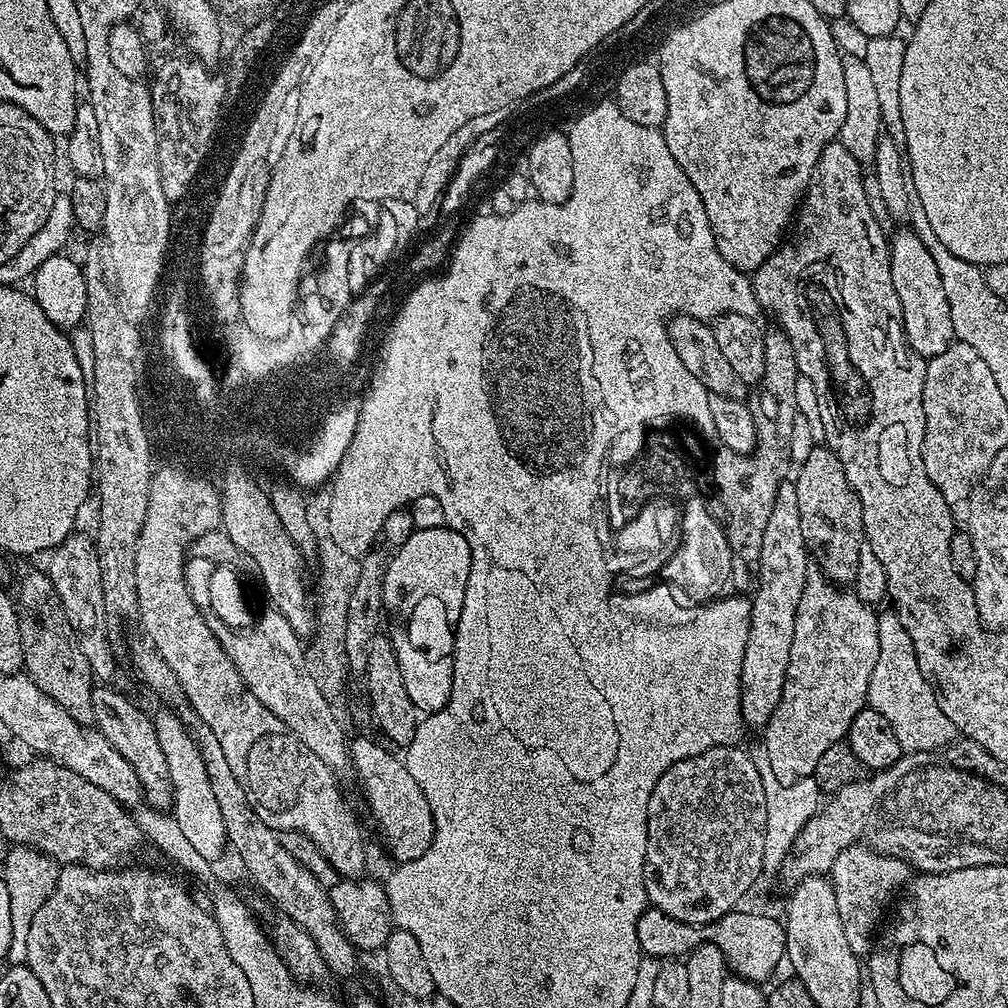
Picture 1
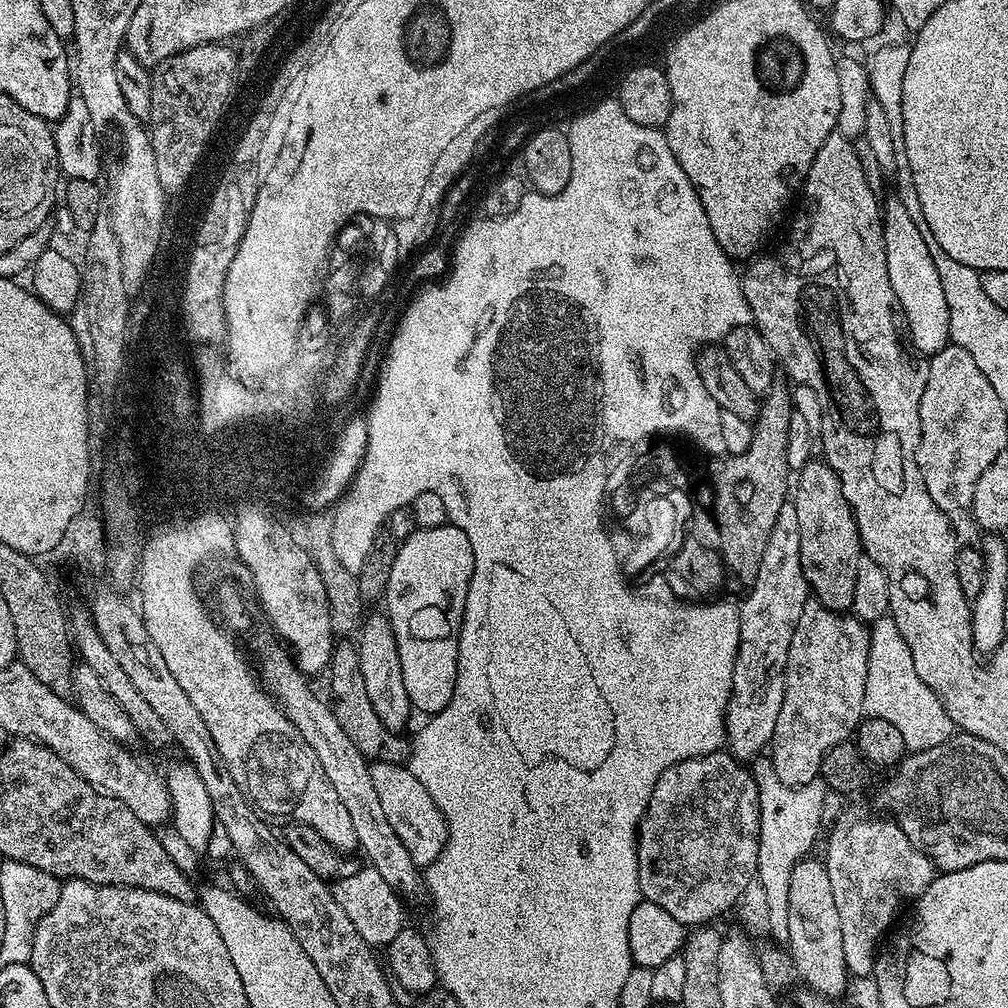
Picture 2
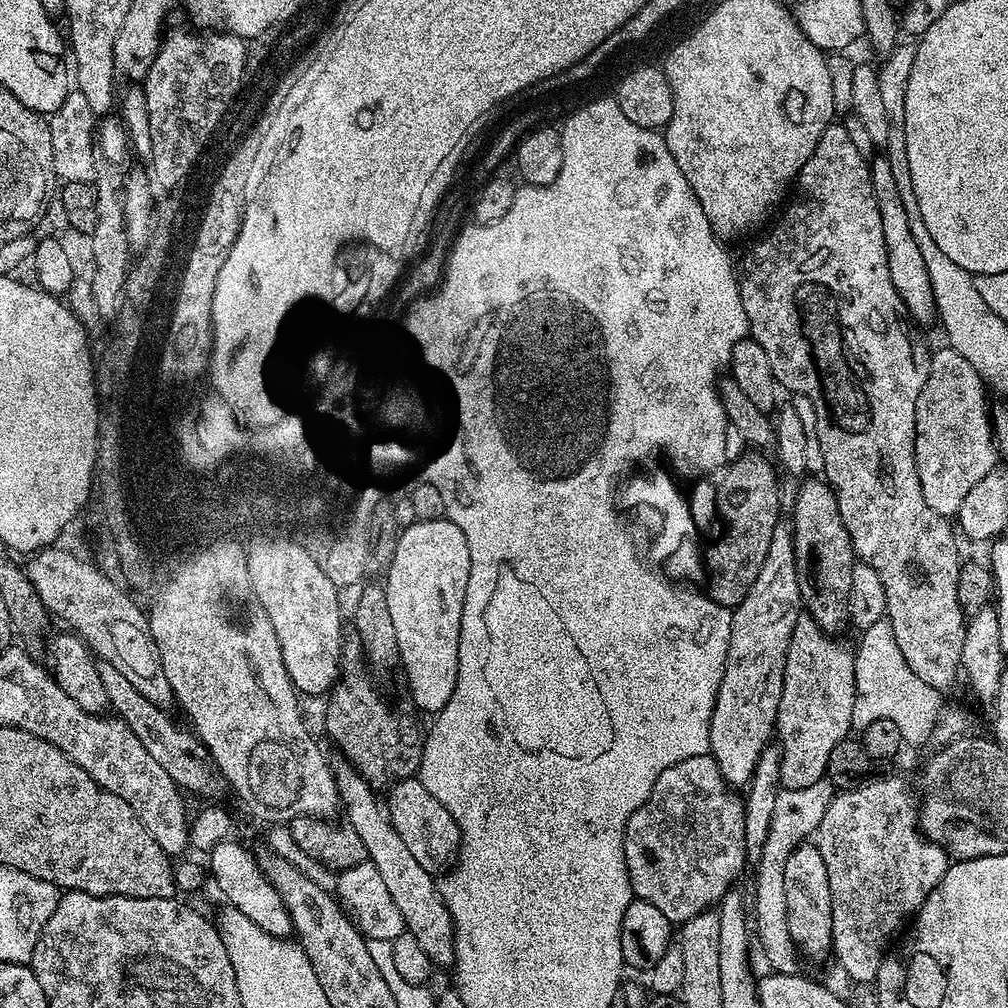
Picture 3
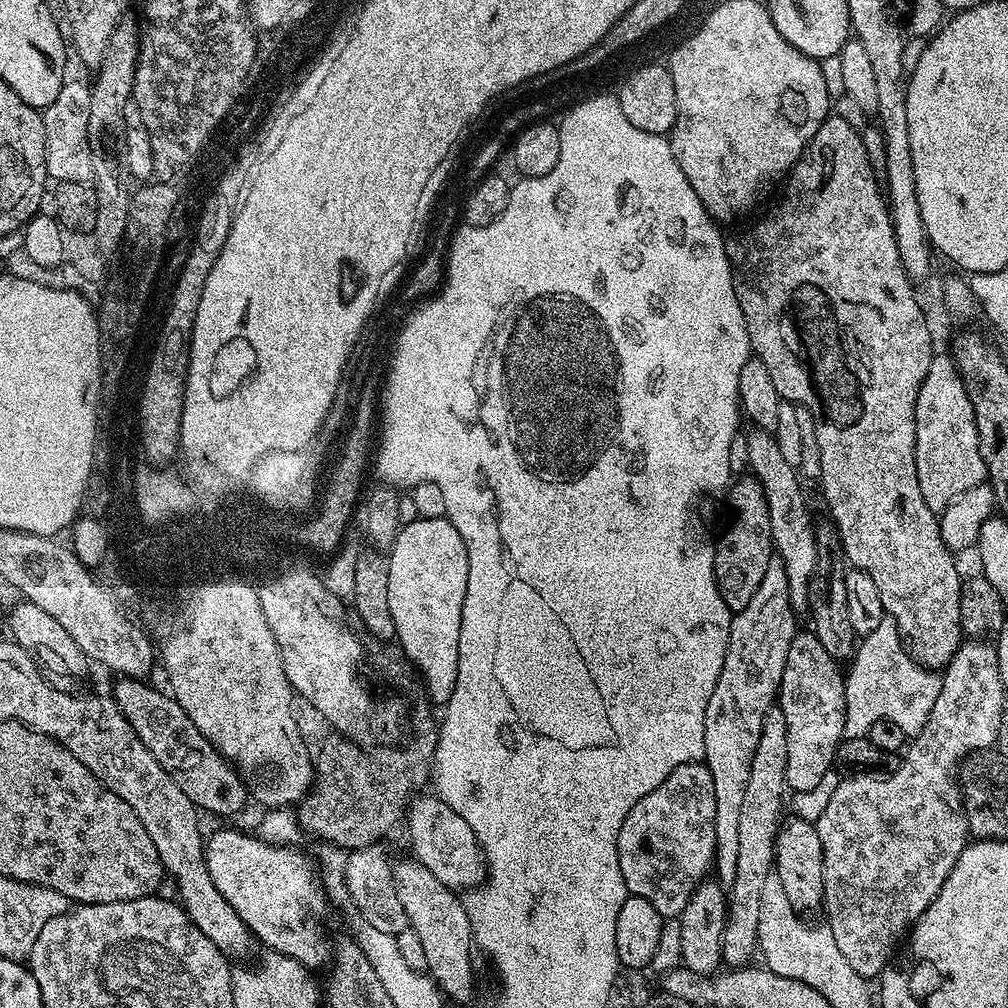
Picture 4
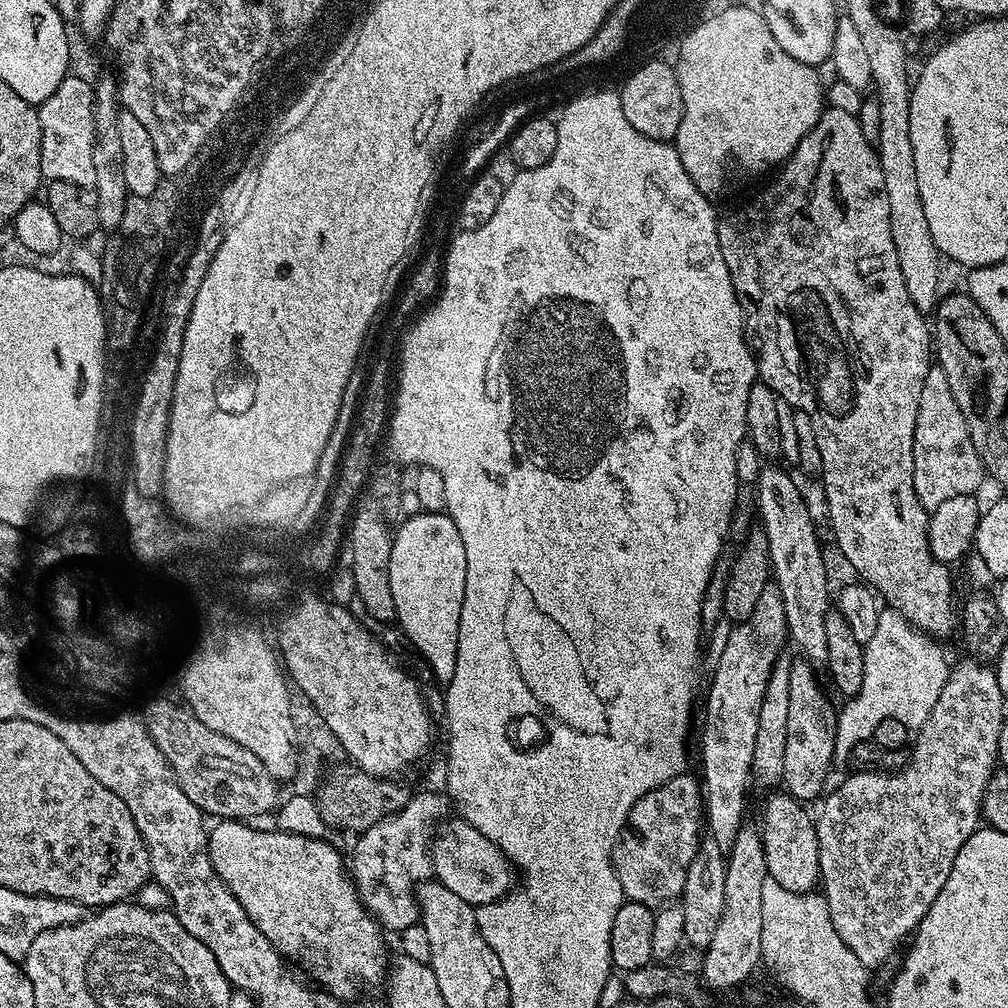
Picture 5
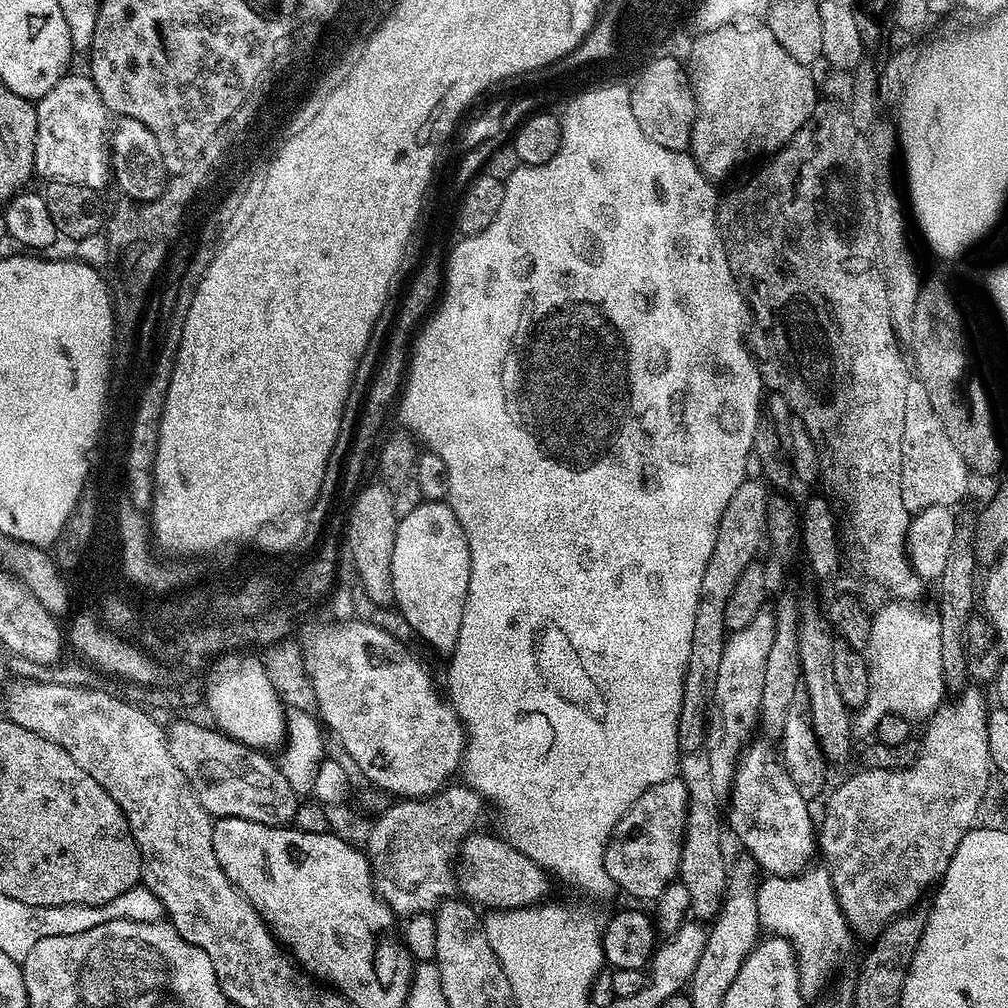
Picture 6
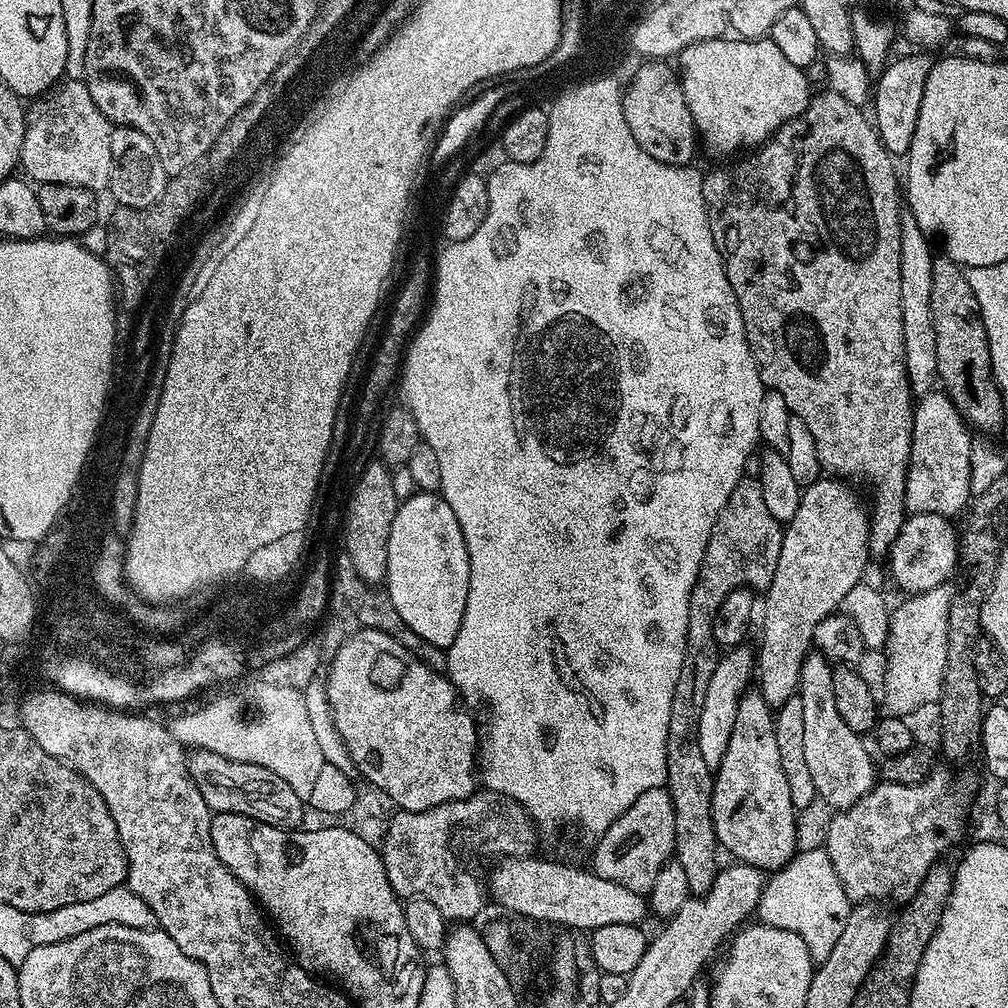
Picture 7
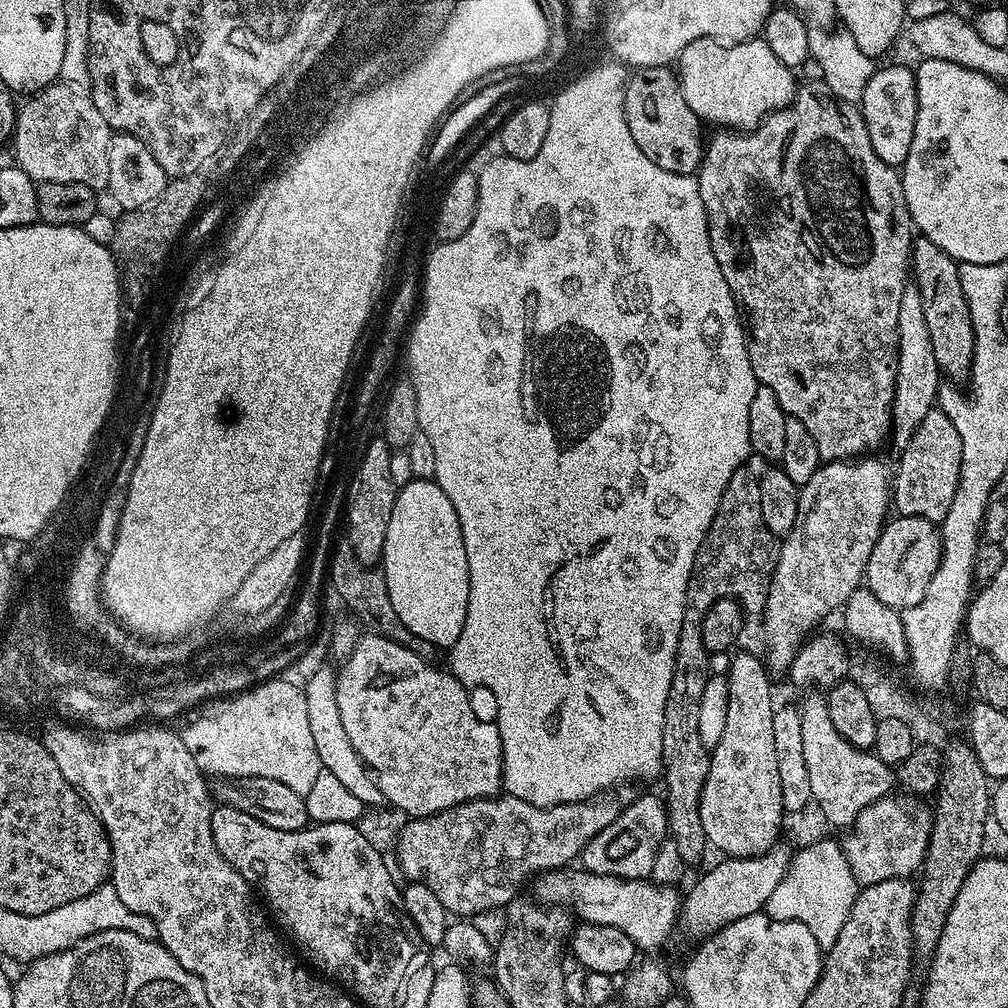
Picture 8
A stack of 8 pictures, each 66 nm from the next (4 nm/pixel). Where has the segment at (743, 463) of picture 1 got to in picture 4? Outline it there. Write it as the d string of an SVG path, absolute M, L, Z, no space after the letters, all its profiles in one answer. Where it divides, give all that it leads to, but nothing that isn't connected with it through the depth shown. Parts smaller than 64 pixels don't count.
M744 474L733 479L727 489L727 496L728 504L736 517L725 530L724 537L715 541L714 574L722 602L726 602L728 609L735 614L749 604L750 598L754 598L762 577L773 567L774 549L770 530L770 506L766 504L764 488L756 477Z

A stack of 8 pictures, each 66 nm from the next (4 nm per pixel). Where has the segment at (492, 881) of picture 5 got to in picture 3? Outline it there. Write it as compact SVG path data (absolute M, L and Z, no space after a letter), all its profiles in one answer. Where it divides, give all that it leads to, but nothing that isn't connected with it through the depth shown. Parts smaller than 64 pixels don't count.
M419 778L396 781L387 789L386 803L388 811L392 813L394 830L398 830L402 842L406 842L410 854L414 854L422 870L433 874L443 873L459 853L462 843L460 827L458 822L454 822L450 810L446 810L446 806L442 806L442 802L438 802L438 798L434 798L434 794L422 786Z

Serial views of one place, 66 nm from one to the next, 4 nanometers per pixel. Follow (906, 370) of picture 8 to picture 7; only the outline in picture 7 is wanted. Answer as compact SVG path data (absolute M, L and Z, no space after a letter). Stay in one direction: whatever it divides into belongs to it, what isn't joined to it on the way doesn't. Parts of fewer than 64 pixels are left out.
M900 213L900 301L902 302L902 338L908 384L913 393L923 394L937 387L936 347L934 346L934 318L930 318L930 274L934 251L929 237L918 226L914 214Z

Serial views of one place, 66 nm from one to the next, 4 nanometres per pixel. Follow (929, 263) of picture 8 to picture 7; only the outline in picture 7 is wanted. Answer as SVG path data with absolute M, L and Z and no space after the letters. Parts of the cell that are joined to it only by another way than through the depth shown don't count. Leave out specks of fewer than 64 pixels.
M943 254L937 255L932 262L930 274L930 318L934 318L934 346L936 347L936 375L943 391L954 402L960 415L973 429L981 428L984 432L996 432L1004 424L1005 400L1000 396L1000 387L996 385L996 377L992 375L992 359L988 335L984 323L980 321L980 307L974 298L974 290L970 290L967 271L961 265Z

